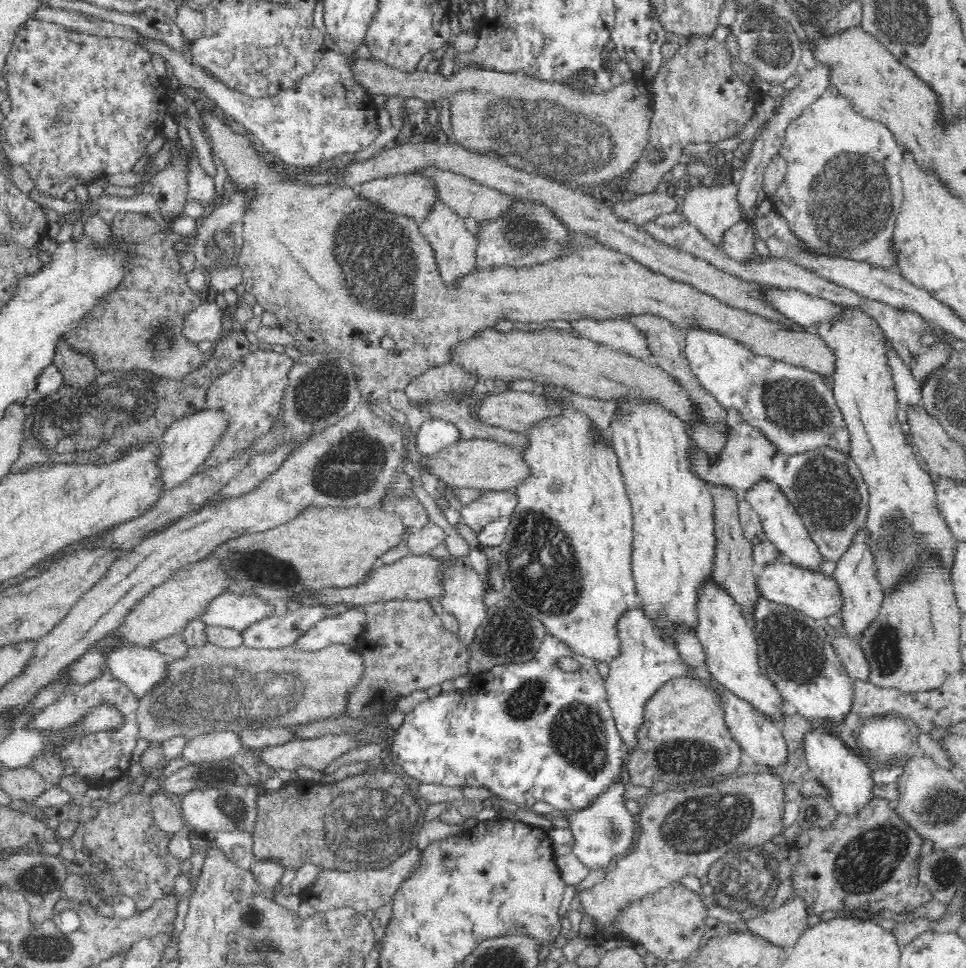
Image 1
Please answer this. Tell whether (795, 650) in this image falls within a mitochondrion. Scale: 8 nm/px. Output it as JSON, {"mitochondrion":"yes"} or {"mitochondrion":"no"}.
{"mitochondrion":"yes"}

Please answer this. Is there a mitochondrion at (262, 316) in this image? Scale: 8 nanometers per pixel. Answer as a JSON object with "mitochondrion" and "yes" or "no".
{"mitochondrion":"no"}

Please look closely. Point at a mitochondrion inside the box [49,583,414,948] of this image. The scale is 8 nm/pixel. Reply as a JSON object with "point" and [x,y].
{"point":[374,832]}

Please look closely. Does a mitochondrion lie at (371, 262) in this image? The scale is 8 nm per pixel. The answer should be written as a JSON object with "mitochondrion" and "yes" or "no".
{"mitochondrion":"yes"}

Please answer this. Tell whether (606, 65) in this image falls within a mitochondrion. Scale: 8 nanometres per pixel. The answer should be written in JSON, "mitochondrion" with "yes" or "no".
{"mitochondrion":"no"}

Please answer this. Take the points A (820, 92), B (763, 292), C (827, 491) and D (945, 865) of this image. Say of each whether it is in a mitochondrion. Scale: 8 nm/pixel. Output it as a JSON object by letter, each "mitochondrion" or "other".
{"A":"other","B":"other","C":"mitochondrion","D":"mitochondrion"}

